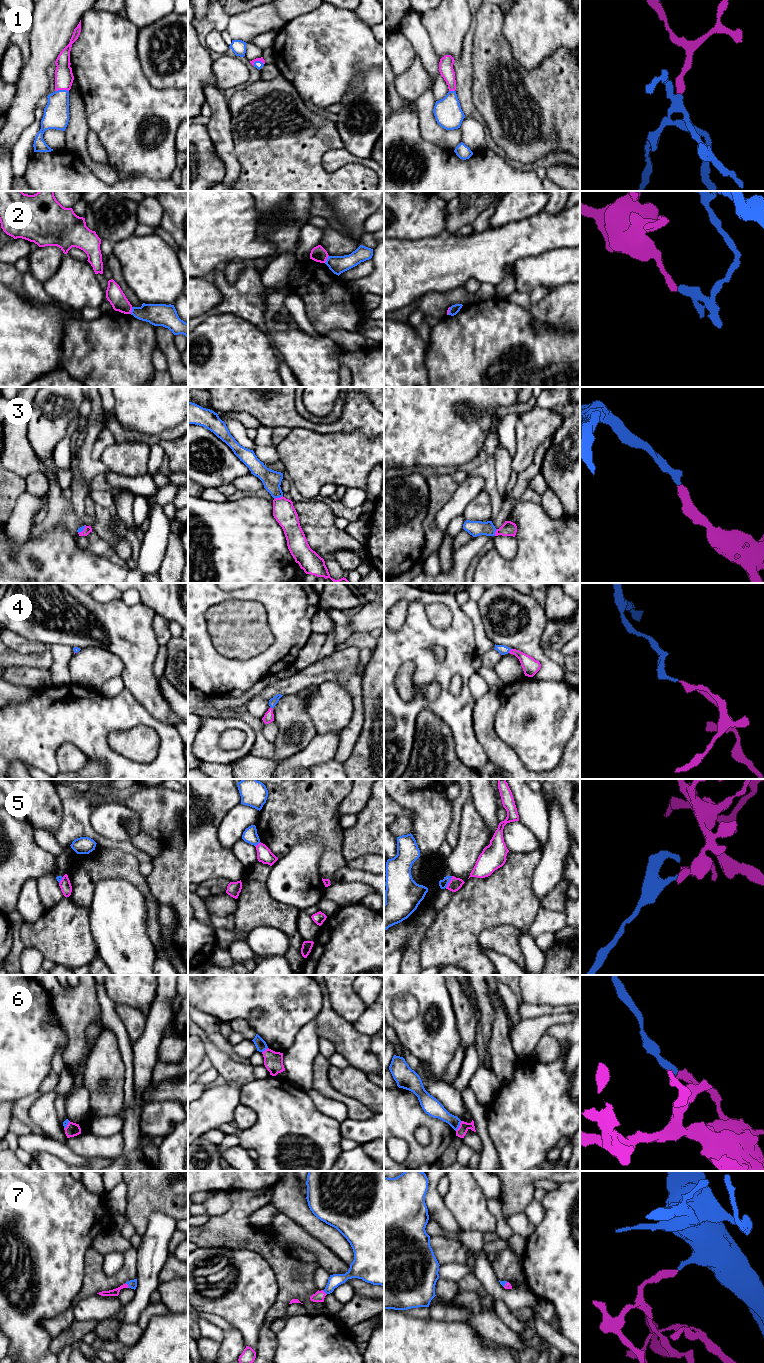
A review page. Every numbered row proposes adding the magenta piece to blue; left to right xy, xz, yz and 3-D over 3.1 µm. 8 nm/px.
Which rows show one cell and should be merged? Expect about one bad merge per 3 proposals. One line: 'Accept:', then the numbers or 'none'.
Accept: 1, 3, 4, 7

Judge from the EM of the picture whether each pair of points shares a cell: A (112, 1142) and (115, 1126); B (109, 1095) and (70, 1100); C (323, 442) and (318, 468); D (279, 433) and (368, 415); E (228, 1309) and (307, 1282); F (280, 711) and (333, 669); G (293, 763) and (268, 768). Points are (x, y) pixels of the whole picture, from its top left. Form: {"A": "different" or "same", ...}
{"A": "different", "B": "different", "C": "same", "D": "different", "E": "different", "F": "different", "G": "different"}

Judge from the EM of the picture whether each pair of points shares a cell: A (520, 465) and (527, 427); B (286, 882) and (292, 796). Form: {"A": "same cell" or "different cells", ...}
{"A": "same cell", "B": "different cells"}

